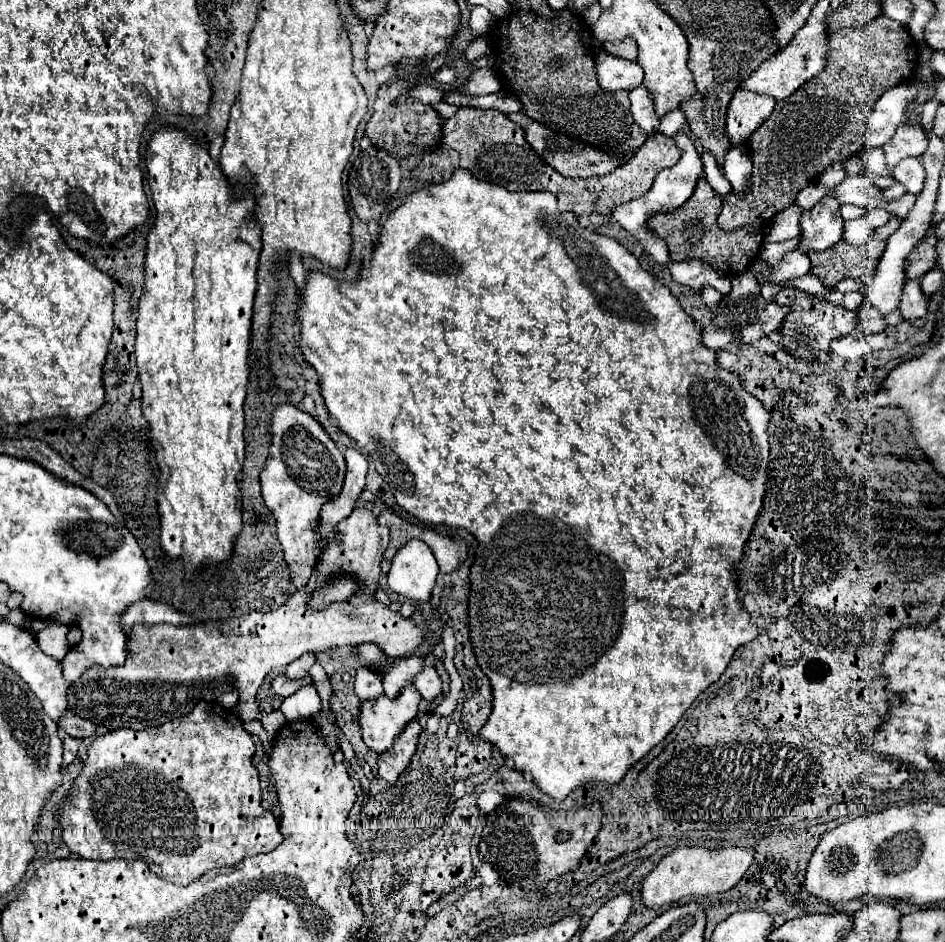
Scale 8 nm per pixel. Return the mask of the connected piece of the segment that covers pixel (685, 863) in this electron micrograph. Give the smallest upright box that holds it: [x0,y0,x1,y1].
[642,846,754,908]

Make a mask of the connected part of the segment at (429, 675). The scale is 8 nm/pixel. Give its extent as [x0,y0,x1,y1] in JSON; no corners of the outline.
[412,666,442,702]

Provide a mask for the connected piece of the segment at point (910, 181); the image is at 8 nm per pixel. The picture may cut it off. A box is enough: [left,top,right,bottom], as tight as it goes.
[892,158,924,196]

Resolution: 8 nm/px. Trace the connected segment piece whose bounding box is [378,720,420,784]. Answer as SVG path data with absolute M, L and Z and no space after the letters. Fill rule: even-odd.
M418 720L408 722L408 726L404 726L404 730L396 736L392 750L390 752L382 752L378 756L378 776L388 780L390 784L396 782L398 774L404 770L404 766L408 766L416 744L418 744L418 734L420 734L420 724Z

